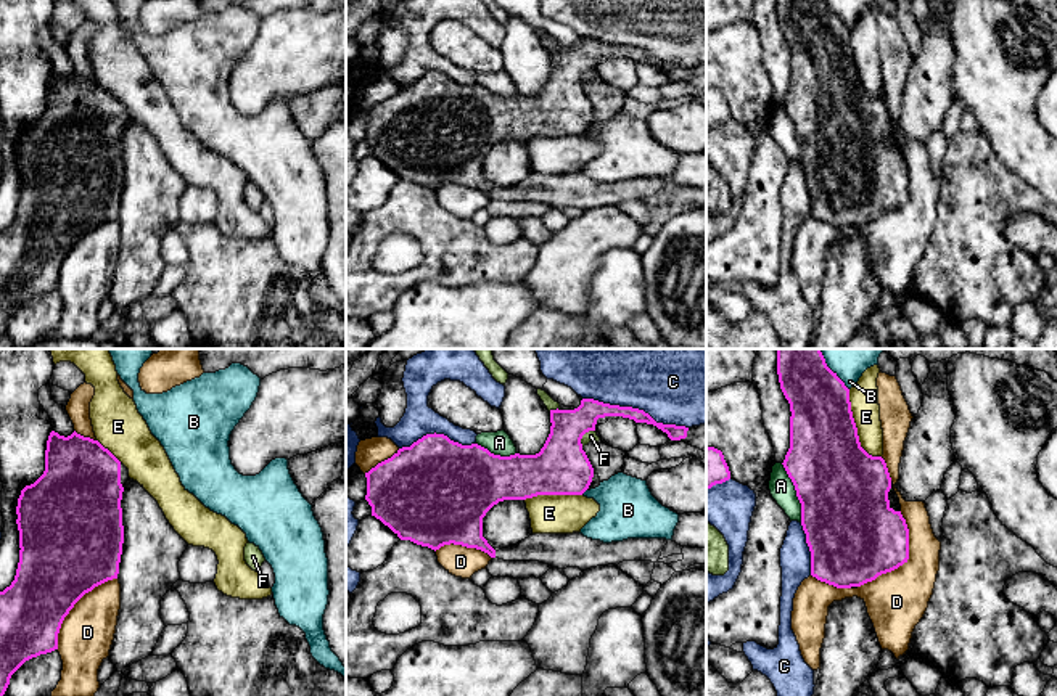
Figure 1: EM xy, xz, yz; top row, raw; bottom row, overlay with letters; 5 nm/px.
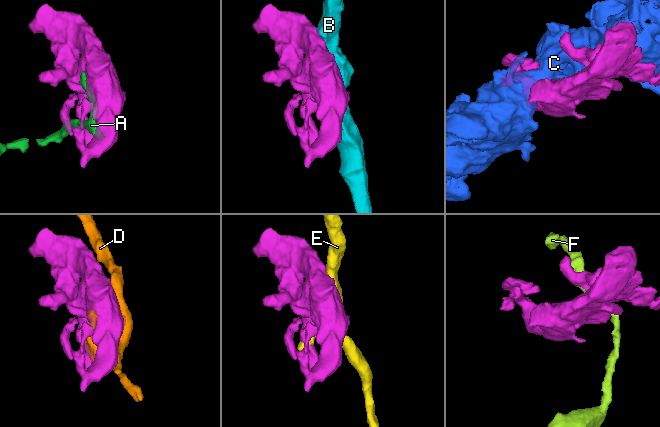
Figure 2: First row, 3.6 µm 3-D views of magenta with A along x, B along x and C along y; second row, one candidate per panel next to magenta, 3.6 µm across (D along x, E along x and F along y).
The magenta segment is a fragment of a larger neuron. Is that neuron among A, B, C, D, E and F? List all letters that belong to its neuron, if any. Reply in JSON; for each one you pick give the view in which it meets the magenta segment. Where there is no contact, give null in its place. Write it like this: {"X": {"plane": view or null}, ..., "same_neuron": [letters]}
{"same_neuron": []}

